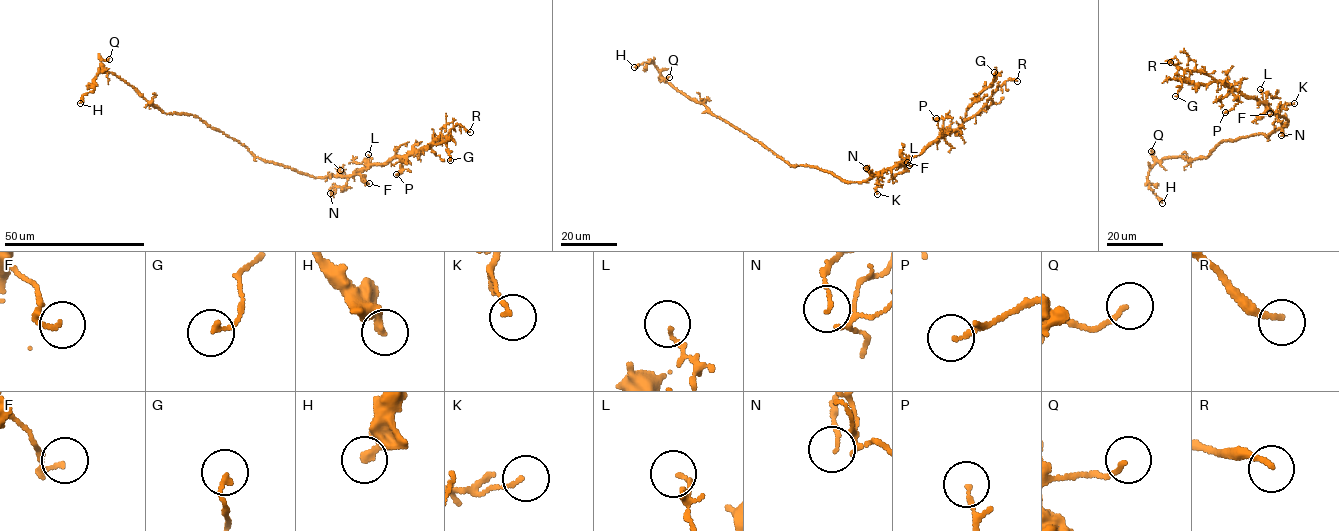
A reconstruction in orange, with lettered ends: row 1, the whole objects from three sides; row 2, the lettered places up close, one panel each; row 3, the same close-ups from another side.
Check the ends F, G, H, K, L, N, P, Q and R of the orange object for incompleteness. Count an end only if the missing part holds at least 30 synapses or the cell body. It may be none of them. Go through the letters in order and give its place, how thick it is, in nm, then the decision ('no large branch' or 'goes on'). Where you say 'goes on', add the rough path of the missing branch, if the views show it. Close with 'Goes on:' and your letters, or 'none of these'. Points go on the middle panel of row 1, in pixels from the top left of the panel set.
F: at (907, 162); 130 nm thick; no large branch
G: at (994, 72); 160 nm thick; no large branch
H: at (634, 67); 240 nm thick; no large branch
K: at (877, 194); 130 nm thick; no large branch
L: at (909, 165); 120 nm thick; no large branch
N: at (866, 168); 90 nm thick; no large branch
P: at (936, 118); 140 nm thick; no large branch
Q: at (669, 77); 130 nm thick; no large branch
R: at (1017, 81); 200 nm thick; goes on
Goes on: R

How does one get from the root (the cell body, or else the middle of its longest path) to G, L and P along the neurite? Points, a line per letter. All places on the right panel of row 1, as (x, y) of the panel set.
G: (1269, 136), (1286, 125), (1286, 117), (1229, 85), (1181, 79), (1175, 96)
L: (1269, 136), (1275, 129), (1288, 123), (1285, 117), (1277, 115), (1263, 101), (1260, 89)
P: (1269, 136), (1286, 125), (1286, 117), (1254, 97), (1235, 90), (1238, 103), (1225, 112)

